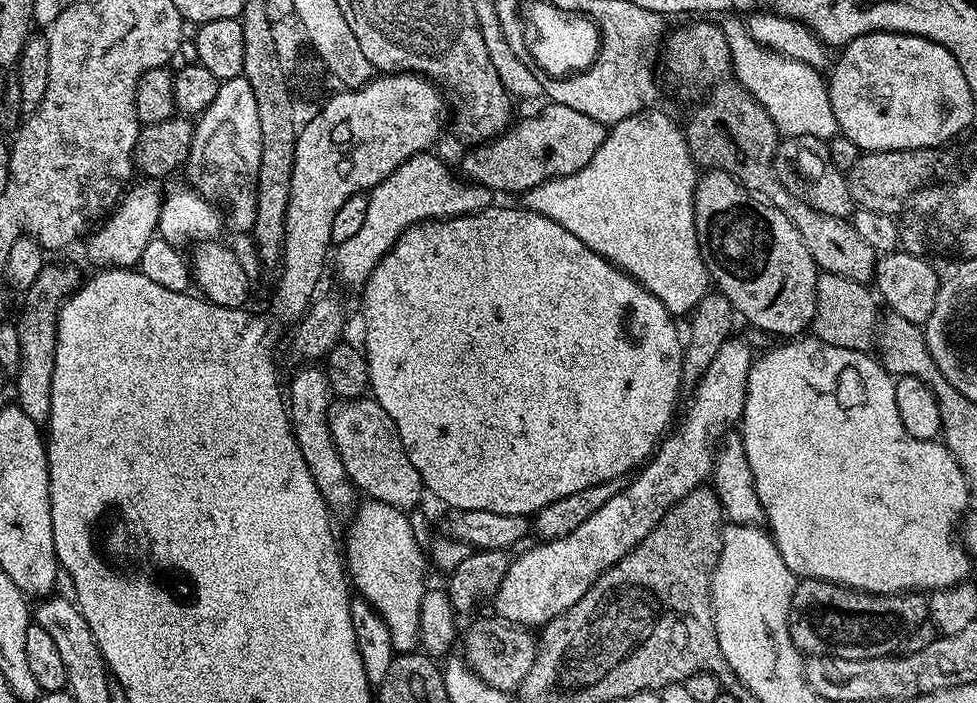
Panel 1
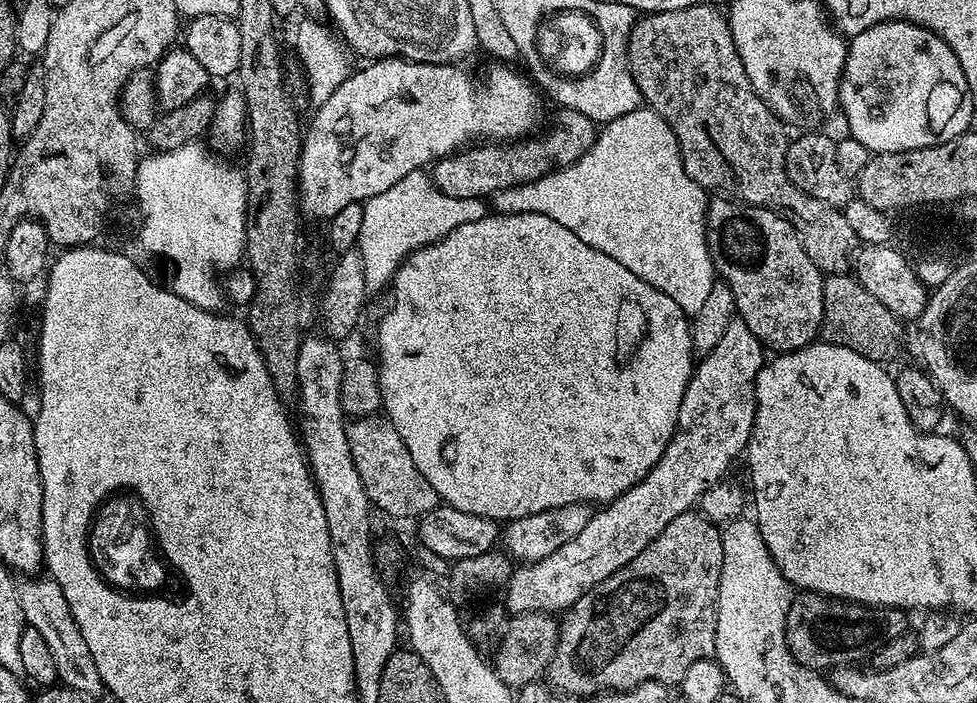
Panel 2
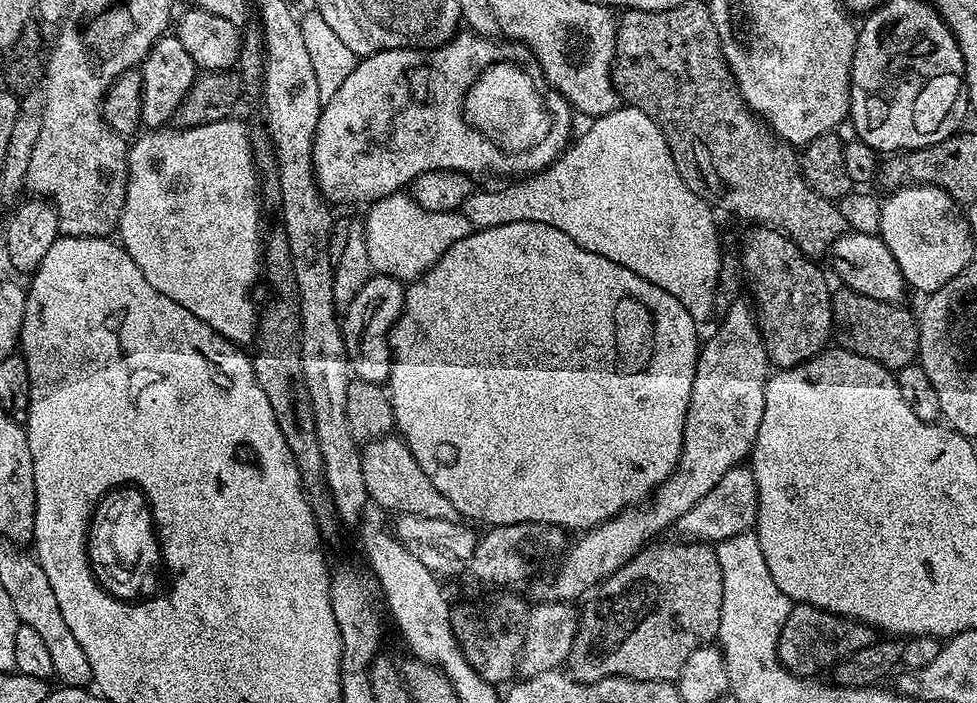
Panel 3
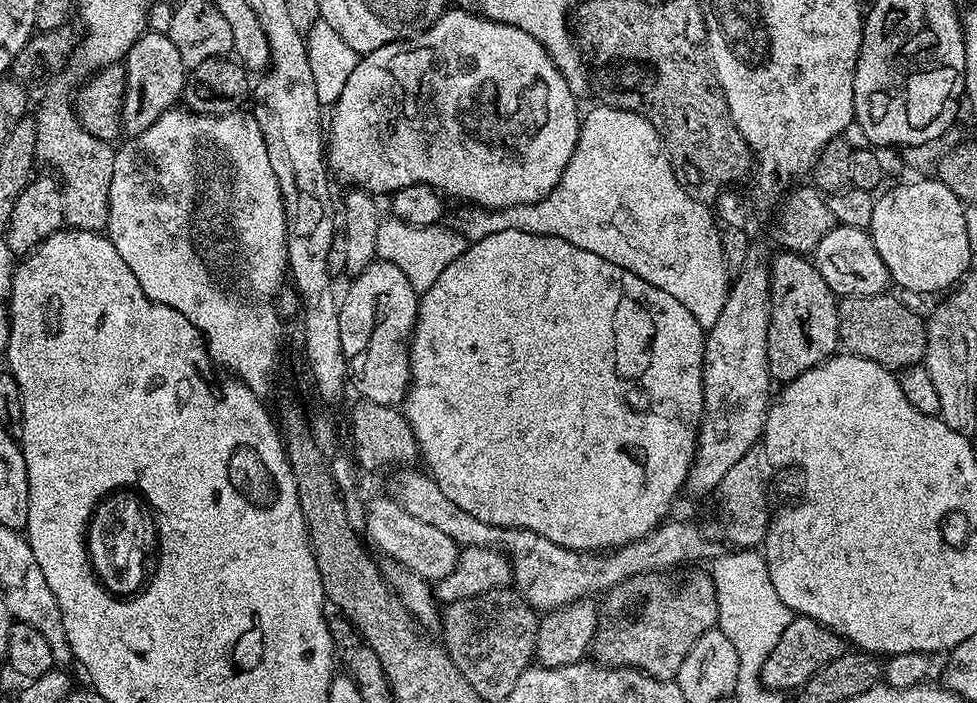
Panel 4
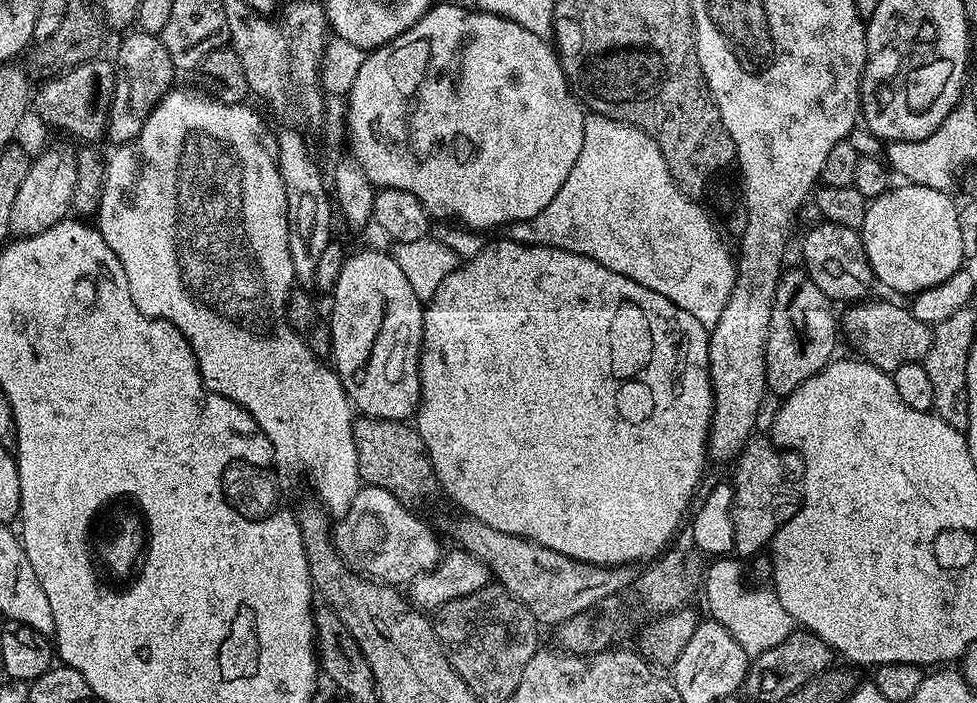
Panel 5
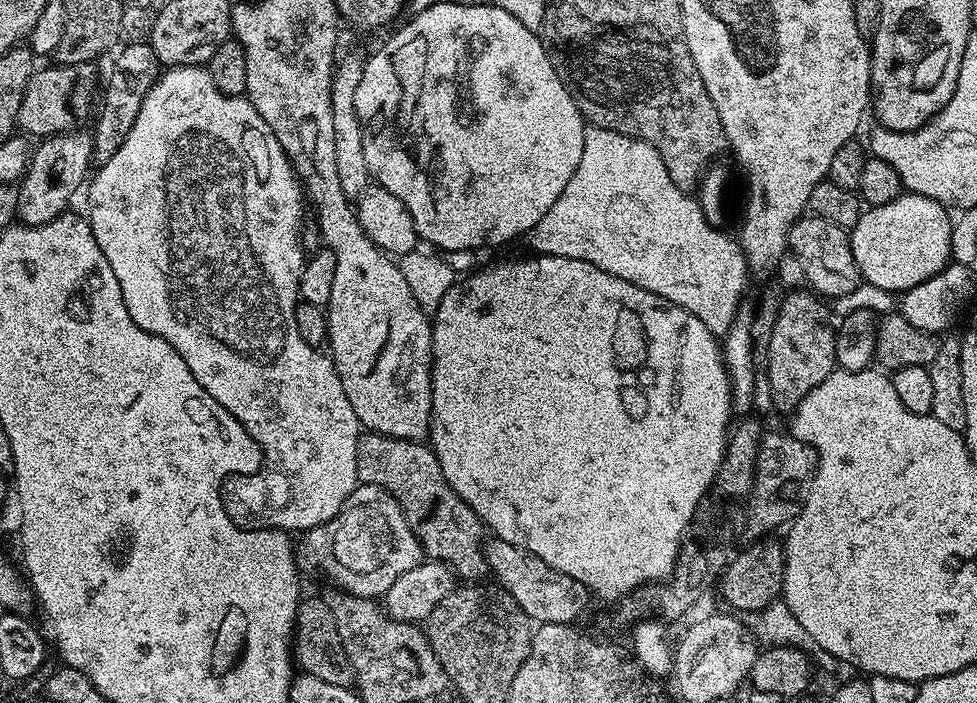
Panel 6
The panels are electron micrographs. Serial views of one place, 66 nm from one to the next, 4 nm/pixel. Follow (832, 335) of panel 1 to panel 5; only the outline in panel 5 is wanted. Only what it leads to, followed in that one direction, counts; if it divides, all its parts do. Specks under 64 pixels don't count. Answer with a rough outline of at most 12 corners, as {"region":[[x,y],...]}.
{"region":[[865,299],[842,312],[859,355],[891,374],[918,364],[933,329],[911,307]]}

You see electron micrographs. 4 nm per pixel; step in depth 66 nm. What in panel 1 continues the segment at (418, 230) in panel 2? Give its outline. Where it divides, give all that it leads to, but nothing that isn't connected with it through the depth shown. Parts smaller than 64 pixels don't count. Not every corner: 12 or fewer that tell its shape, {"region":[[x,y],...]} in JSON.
{"region":[[419,152],[368,196],[366,222],[335,245],[344,284],[363,286],[406,229],[493,207]]}

